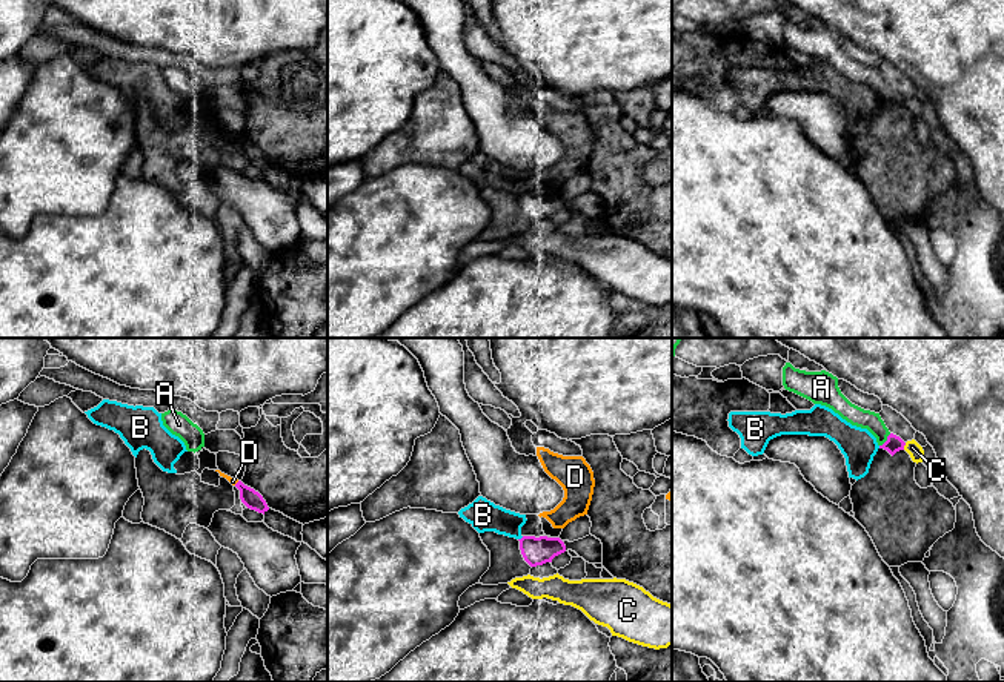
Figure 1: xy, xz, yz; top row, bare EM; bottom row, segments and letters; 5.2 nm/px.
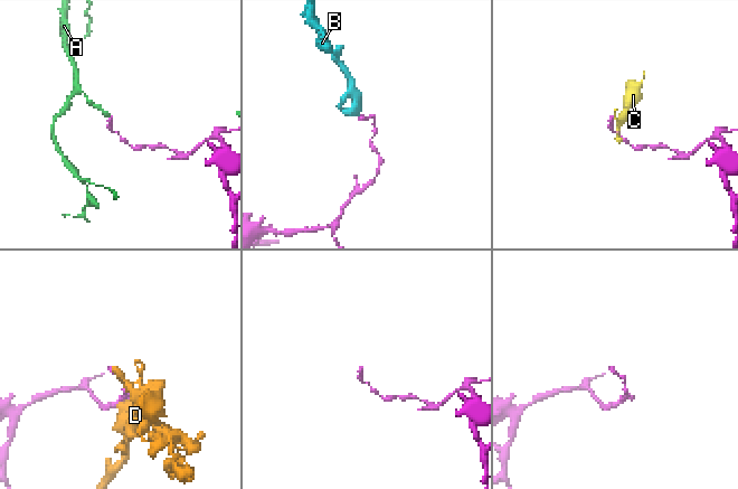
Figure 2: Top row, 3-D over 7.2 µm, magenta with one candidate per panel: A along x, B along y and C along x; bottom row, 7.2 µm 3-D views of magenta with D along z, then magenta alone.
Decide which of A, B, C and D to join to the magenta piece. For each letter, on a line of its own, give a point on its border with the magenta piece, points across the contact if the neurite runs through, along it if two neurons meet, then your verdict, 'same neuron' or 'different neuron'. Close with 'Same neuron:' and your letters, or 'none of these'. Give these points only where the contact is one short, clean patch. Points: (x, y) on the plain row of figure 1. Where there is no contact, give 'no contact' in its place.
A: yz (887, 96) | different neuron
B: xz (521, 194) | different neuron
C: yz (904, 100) | different neuron
D: xy (237, 139) | different neuron
Same neuron: none of these

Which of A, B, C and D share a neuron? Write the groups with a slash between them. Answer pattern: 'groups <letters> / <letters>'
groups A / B D / C

